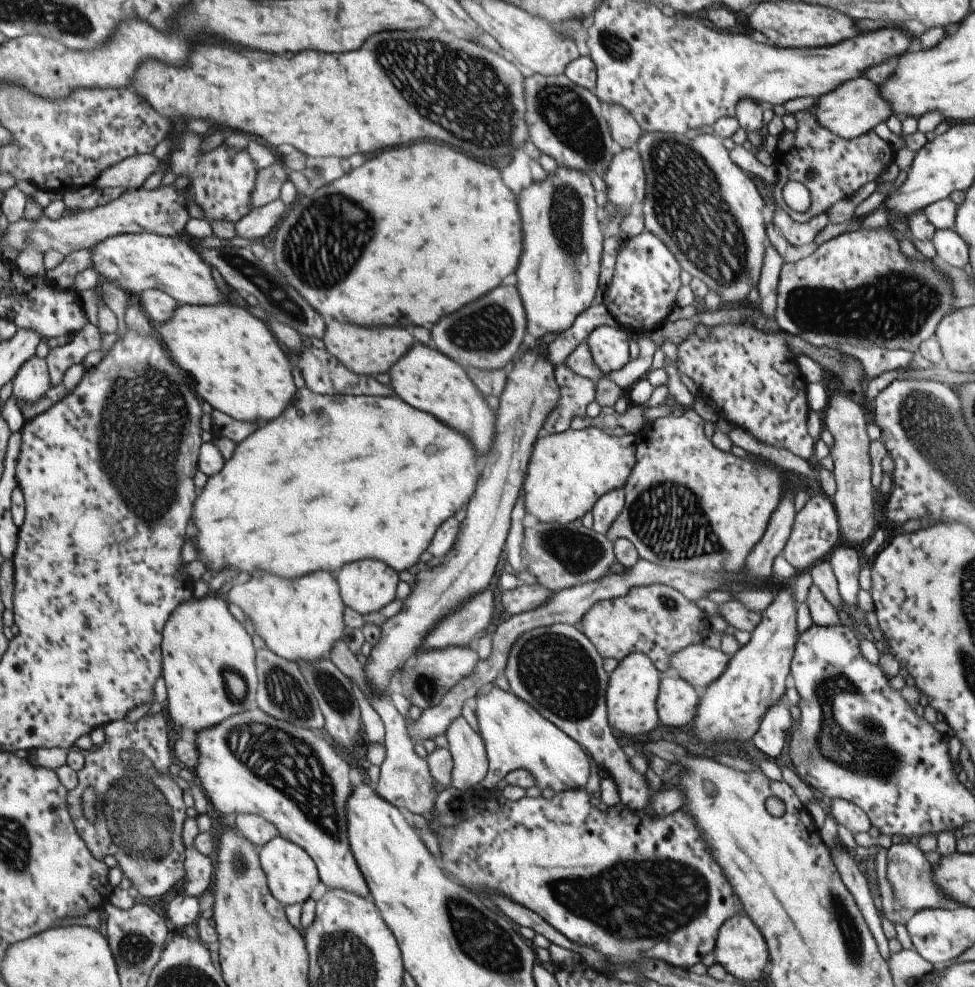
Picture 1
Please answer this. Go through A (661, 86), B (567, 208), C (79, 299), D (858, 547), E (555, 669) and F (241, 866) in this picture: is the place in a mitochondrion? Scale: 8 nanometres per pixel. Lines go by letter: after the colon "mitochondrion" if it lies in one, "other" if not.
A: other
B: mitochondrion
C: other
D: other
E: mitochondrion
F: mitochondrion

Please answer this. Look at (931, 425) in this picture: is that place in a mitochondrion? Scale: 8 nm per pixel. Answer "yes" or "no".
yes

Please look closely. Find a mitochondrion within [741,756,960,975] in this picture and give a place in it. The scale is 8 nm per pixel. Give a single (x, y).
(932, 936)

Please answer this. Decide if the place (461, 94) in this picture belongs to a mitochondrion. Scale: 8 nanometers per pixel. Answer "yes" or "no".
yes

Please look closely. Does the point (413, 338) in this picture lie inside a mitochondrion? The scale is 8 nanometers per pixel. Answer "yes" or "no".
no

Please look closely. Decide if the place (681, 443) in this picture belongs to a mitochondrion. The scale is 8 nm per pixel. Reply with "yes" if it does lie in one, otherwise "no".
no

